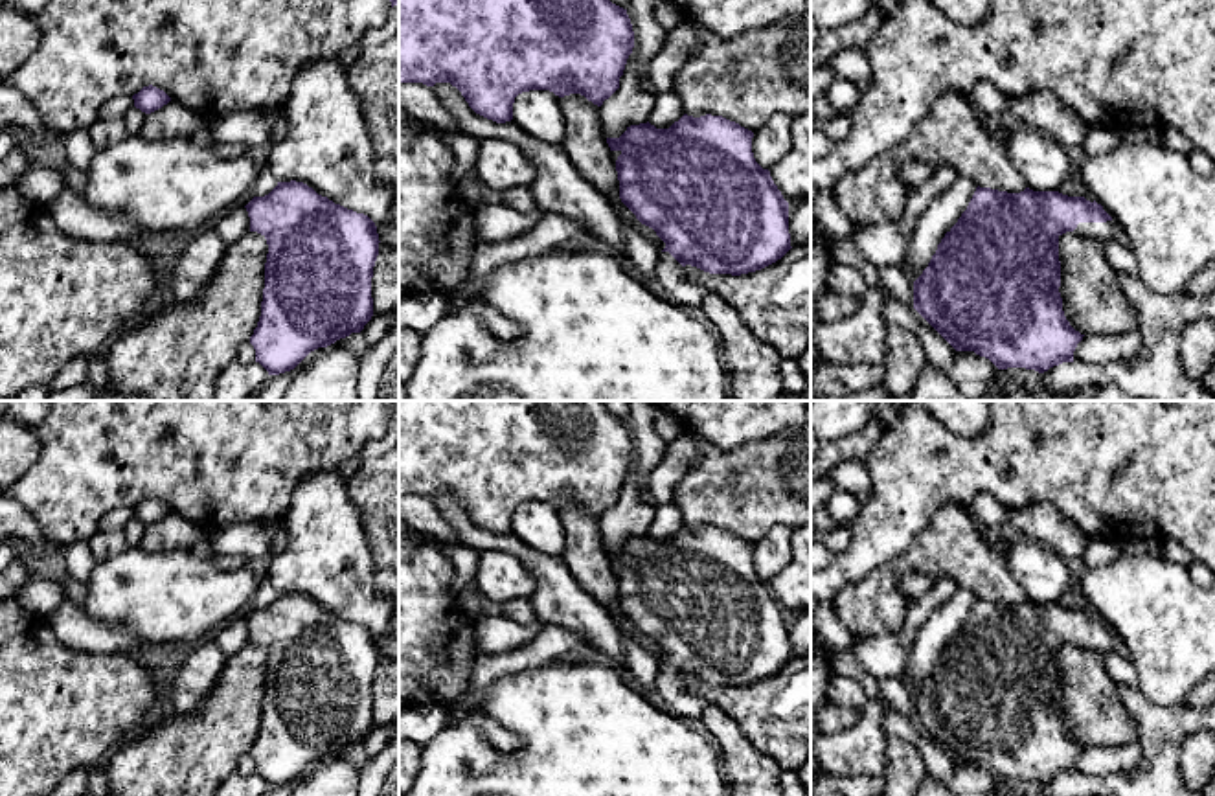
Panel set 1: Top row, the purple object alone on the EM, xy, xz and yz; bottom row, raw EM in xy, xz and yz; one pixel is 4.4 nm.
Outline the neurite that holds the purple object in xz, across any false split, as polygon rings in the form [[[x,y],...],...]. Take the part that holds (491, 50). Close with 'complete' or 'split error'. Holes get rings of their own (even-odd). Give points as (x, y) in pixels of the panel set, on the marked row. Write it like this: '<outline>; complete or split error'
[[[399,0],[399,83],[450,83],[476,114],[496,123],[511,121],[515,97],[529,90],[581,94],[601,107],[619,88],[632,48],[627,9],[610,0]]]; complete

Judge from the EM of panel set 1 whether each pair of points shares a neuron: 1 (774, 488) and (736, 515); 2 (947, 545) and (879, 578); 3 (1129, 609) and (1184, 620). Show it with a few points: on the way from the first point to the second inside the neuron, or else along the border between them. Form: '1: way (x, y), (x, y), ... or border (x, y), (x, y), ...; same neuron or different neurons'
1: way (765, 488), (745, 506); same neuron
2: way (931, 552), (896, 568); same neuron
3: way (1142, 609), (1155, 609), (1166, 620), (1171, 620); same neuron

